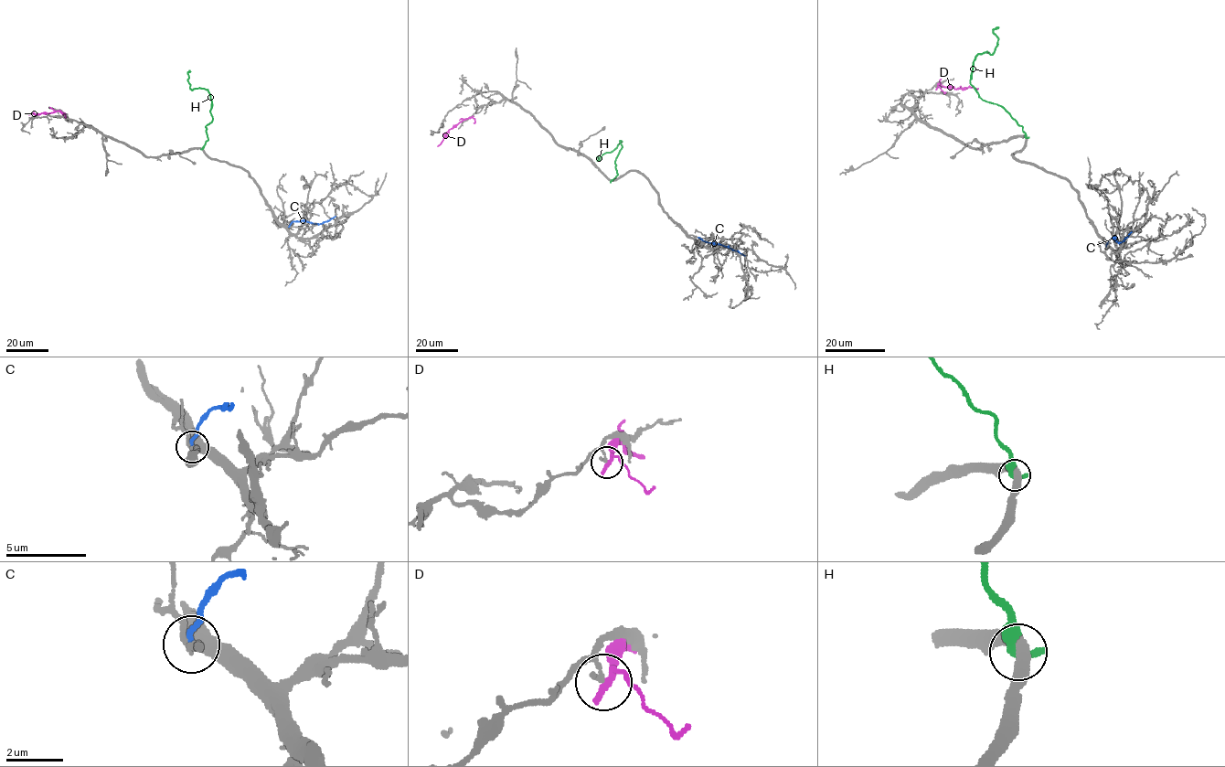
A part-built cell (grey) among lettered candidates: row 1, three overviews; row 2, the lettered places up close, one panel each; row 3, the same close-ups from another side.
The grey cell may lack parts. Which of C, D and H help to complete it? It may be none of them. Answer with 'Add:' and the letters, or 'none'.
Add: none

